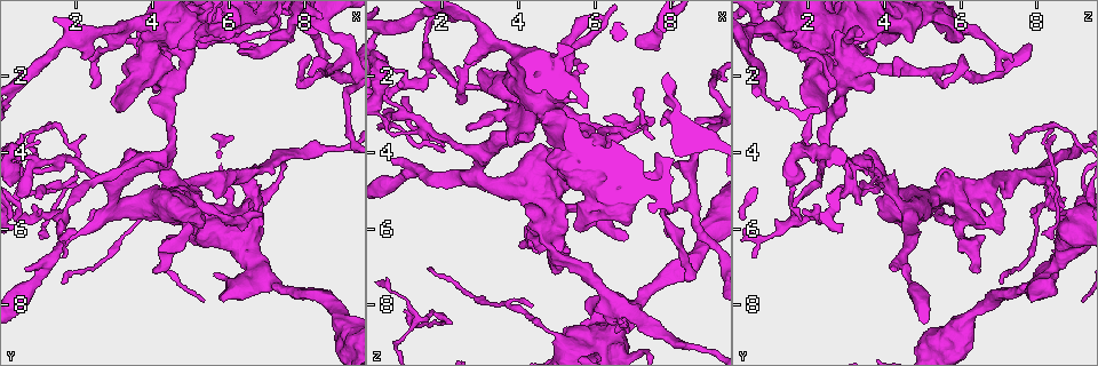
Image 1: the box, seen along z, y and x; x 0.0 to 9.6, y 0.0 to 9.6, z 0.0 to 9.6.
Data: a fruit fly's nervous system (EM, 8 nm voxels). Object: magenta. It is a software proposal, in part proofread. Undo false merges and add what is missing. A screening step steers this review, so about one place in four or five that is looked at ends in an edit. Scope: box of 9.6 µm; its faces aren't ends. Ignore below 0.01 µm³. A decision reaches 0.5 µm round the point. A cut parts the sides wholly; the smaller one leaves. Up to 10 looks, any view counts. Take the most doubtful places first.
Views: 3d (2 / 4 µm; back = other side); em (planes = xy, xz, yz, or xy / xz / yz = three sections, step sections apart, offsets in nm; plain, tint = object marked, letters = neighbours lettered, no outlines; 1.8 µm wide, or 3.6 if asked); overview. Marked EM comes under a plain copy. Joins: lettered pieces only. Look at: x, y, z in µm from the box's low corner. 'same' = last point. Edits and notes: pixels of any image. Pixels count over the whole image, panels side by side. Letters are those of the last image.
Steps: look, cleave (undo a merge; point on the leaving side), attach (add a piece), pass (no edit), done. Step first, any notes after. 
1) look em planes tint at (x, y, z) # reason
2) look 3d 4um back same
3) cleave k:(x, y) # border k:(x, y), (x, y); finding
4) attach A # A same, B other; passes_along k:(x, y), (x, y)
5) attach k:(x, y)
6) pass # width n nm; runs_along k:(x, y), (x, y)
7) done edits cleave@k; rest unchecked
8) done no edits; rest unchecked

look 3d 2um back at (5.35, 0.90, 1.45) # three arms meet

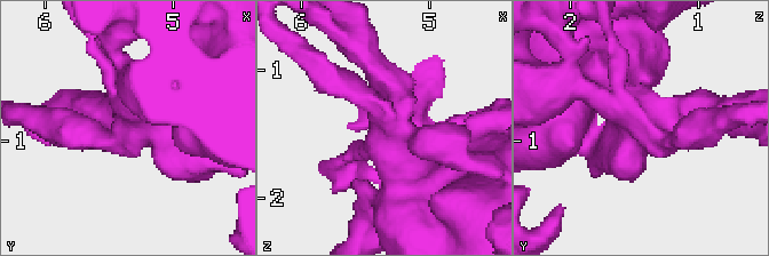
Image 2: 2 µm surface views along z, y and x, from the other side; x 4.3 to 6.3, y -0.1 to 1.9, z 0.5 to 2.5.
look em planes tint at (5.32, 0.90, 1.42) # need the tissue

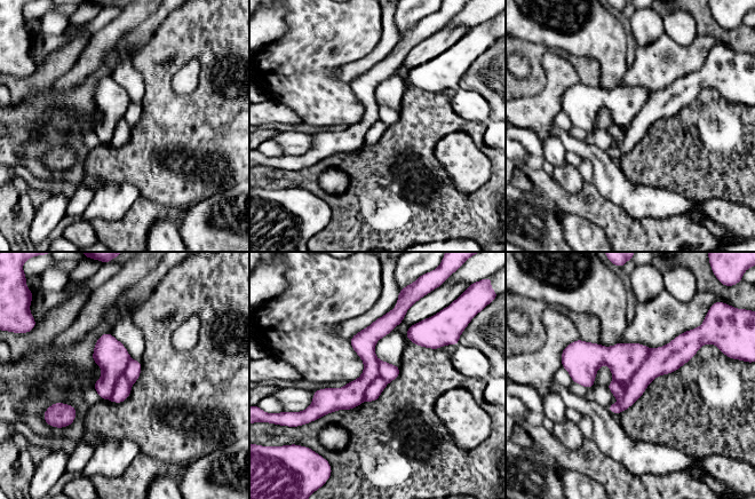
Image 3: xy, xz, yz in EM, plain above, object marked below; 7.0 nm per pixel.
look em planes letters same

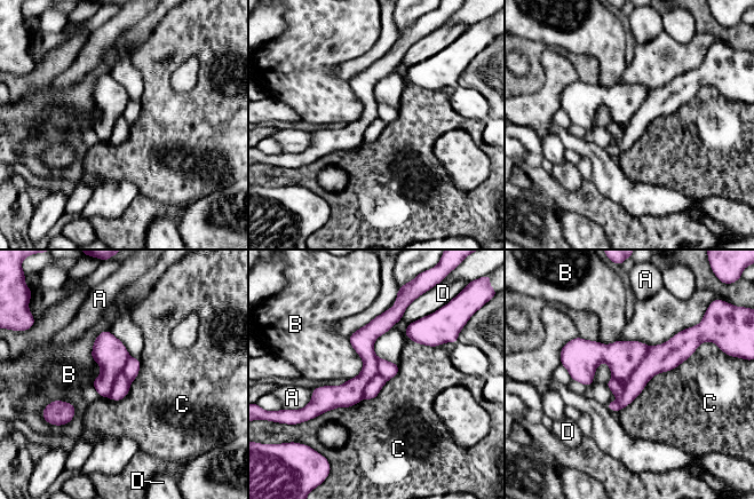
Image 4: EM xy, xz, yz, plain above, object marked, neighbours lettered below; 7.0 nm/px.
cleave 4:(664, 357) # width 200 nm; longest_contact C 750 nm; A other, B other, C other, D other; two neurons meet here

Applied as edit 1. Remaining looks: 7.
look em xz step 8 tint at (6.50, 4.55, 8.05) # arms part here

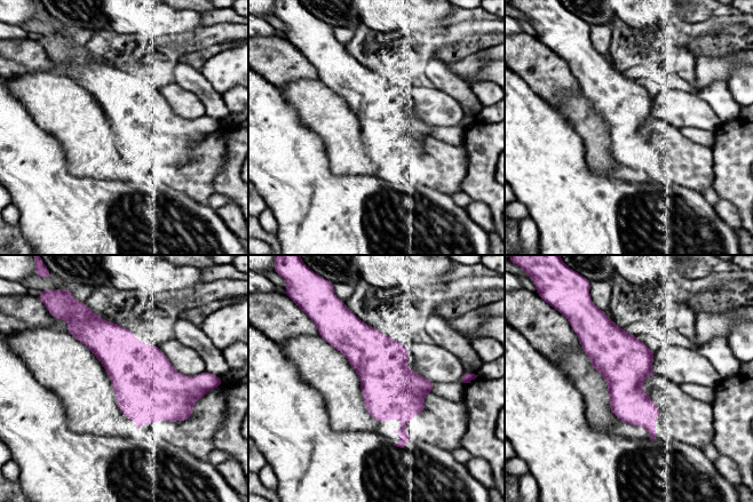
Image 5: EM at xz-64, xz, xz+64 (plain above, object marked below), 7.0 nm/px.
look em planes letters same

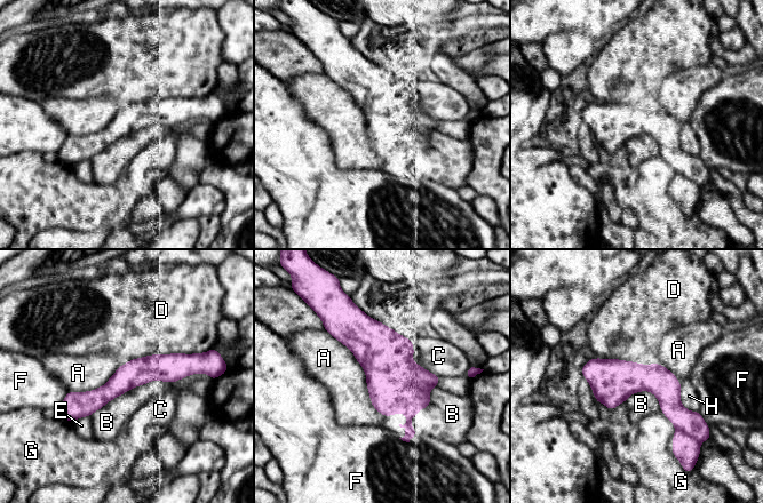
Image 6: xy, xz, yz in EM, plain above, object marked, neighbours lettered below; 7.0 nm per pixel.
cleave 6:(410, 433) # width 190 nm; A other, B other, C other, D other, E other, F other, G other, H other; a second neuron is stuck on

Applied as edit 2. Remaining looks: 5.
look 3d 4um at (7.05, 1.10, 1.15) # free end

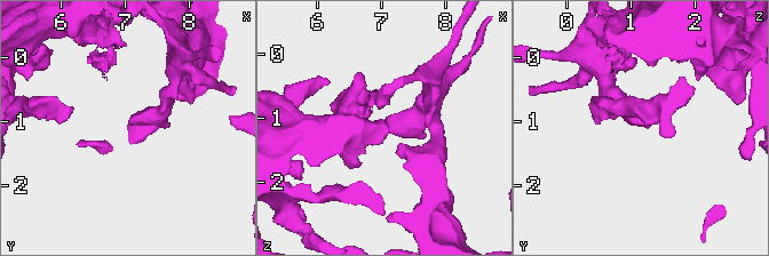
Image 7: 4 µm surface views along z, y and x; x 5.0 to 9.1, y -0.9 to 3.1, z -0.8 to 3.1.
look em xy step 16 letters at (7.05, 1.05, 1.20) # shape alone is not enough

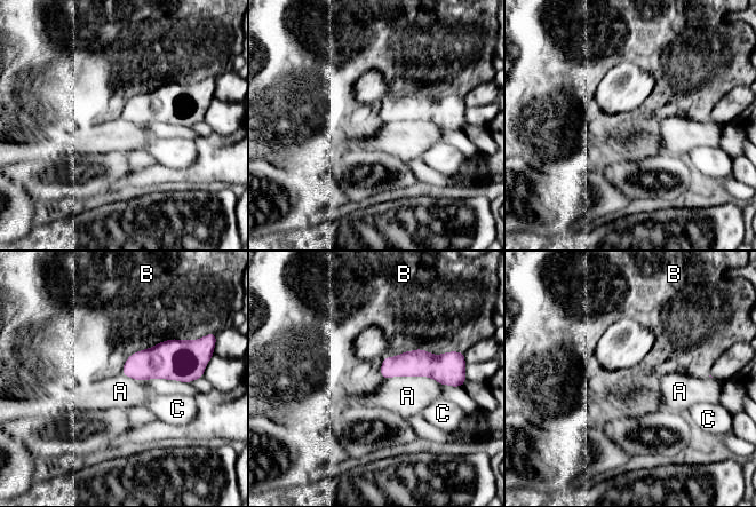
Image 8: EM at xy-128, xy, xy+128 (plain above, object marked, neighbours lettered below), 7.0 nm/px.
pass # A other, B other, C other; border 8:(384, 378), (430, 377), (442, 386); no lettered piece goes on from it

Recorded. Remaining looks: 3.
look 3d 4um back at (4.75, 5.00, 5.75) # abrupt turn

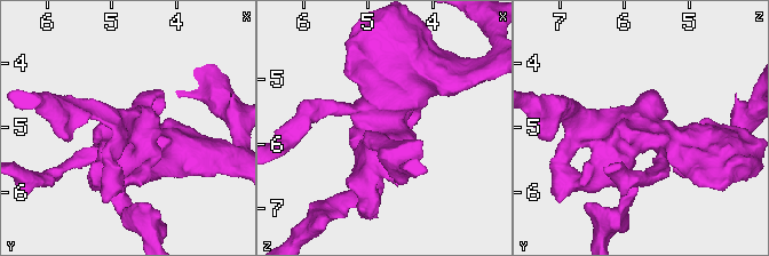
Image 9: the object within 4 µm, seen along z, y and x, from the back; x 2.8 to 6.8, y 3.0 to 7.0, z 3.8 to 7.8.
look em 3.6um yz step 8 tint at (4.75, 5.05, 5.80)

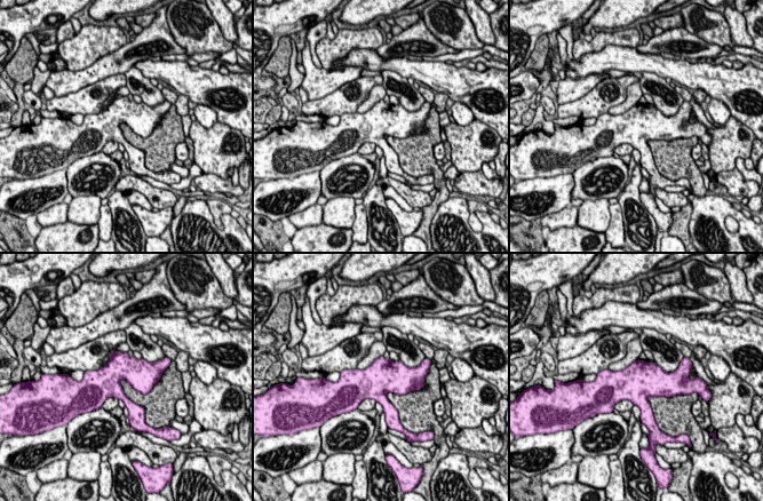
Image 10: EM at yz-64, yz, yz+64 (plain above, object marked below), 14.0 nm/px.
look em 3.6um planes letters same

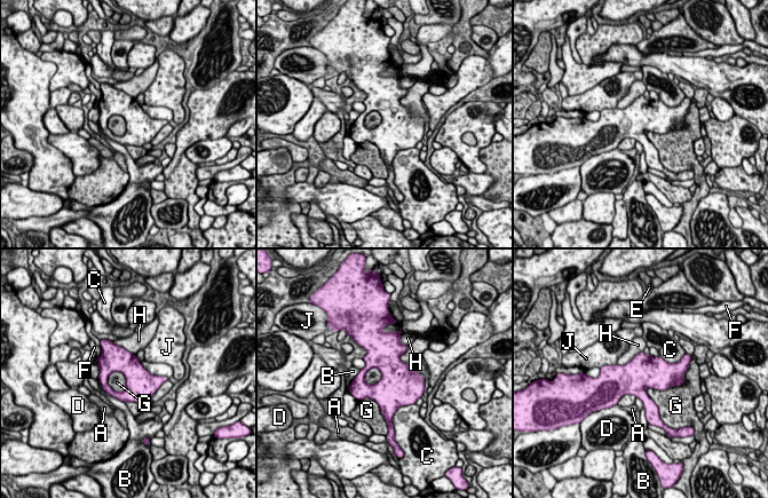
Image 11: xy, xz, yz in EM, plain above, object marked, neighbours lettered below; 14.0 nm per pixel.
pass # A other, B other, C other, D other, E other, F other, G other, H other, J other; border 11:(680, 384), (665, 389), (644, 390); one neuron here

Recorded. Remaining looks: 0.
done edits cleave@4, cleave@6; rest unchecked

